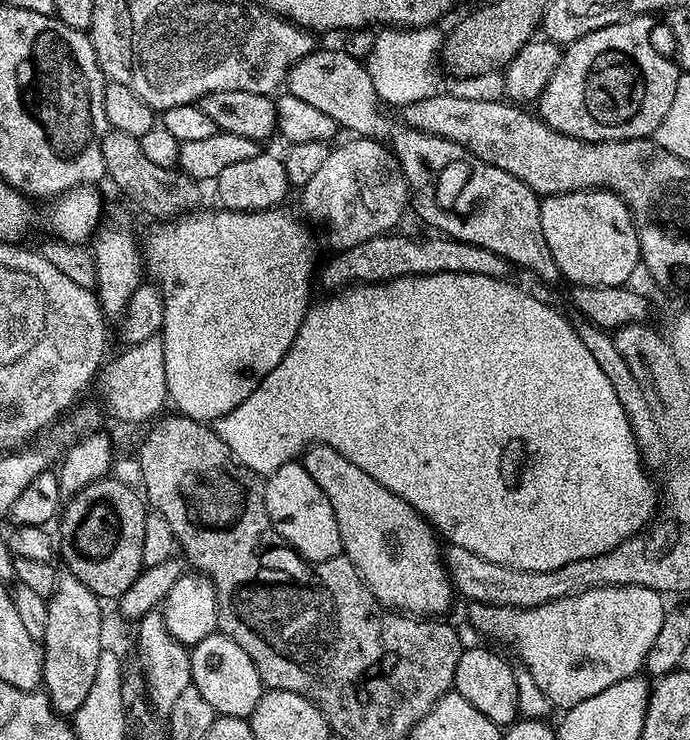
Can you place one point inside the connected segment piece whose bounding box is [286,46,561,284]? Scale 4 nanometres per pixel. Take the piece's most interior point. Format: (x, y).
(459, 196)

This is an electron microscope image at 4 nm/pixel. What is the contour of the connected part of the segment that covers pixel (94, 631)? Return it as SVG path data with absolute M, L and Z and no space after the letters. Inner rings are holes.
M67 570L57 575L54 594L47 597L46 634L42 641L42 688L48 693L48 700L54 706L54 710L65 718L71 717L82 706L98 671L101 652L101 601L101 597L94 595L90 590L90 586L78 582L78 578L74 578L74 574Z

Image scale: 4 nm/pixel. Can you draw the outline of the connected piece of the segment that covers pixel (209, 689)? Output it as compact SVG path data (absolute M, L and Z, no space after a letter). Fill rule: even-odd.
M213 634L202 638L191 649L192 654L192 685L214 706L214 710L221 716L251 717L254 706L260 701L262 685L260 675L250 662L250 654L238 646L238 642L230 642L230 638Z

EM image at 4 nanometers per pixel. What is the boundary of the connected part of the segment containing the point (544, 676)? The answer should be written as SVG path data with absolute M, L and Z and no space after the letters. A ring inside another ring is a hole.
M606 586L591 588L533 608L499 608L493 604L469 603L467 623L477 633L484 635L485 632L509 644L516 651L519 663L530 672L550 704L557 709L567 710L578 706L578 702L586 702L586 698L594 698L594 694L602 694L602 690L637 675L643 669L646 654L650 654L650 646L654 646L658 630L662 630L662 618L666 611L664 600L661 593L649 588Z

